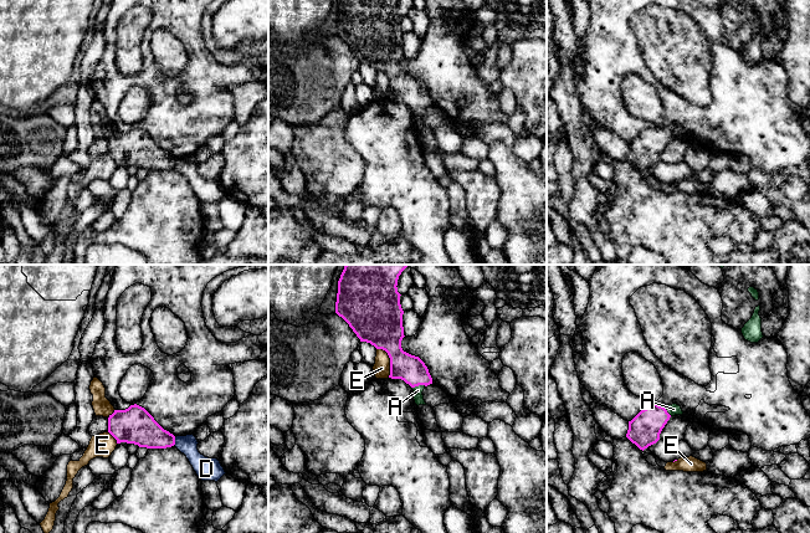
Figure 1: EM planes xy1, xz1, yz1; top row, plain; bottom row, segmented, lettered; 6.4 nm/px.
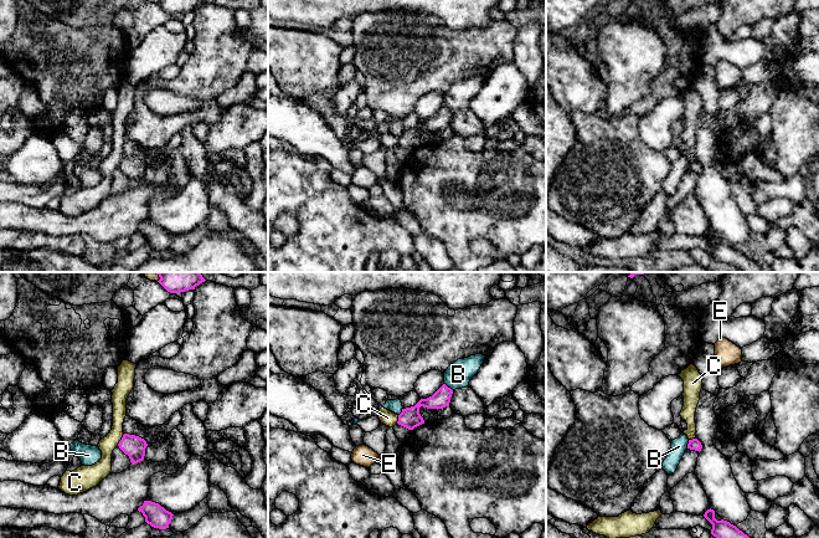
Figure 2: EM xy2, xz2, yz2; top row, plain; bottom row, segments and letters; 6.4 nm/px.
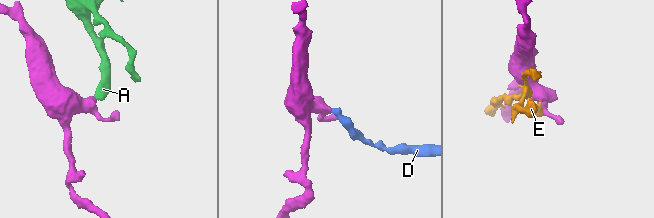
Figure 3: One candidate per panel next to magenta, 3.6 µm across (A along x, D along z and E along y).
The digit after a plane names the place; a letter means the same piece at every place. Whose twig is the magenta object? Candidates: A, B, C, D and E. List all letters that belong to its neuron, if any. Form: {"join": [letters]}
{"join": ["A"]}

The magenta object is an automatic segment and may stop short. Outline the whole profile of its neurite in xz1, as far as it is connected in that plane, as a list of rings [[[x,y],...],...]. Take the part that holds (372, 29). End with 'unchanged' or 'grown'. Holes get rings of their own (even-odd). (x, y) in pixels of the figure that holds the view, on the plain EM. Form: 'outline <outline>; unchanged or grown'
outline [[[339,0],[335,24],[335,35],[342,39],[360,63],[366,63],[376,71],[383,71],[390,80],[391,101],[401,101],[414,112],[415,125],[427,127],[424,122],[424,111],[432,106],[432,99],[425,84],[415,77],[403,72],[404,57],[400,15],[398,14],[399,0]]]; grown

